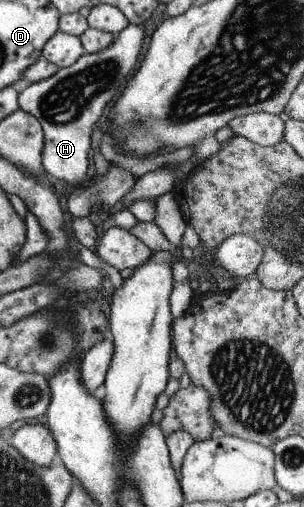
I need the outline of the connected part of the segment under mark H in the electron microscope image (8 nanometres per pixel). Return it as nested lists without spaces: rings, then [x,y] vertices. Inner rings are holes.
[[[128,24],[104,50],[84,53],[75,63],[58,68],[52,76],[30,83],[17,94],[18,109],[32,115],[43,130],[41,163],[51,177],[71,187],[85,184],[91,127],[111,99],[115,99],[115,93],[124,86],[133,65],[138,62],[143,30],[142,24]]]

